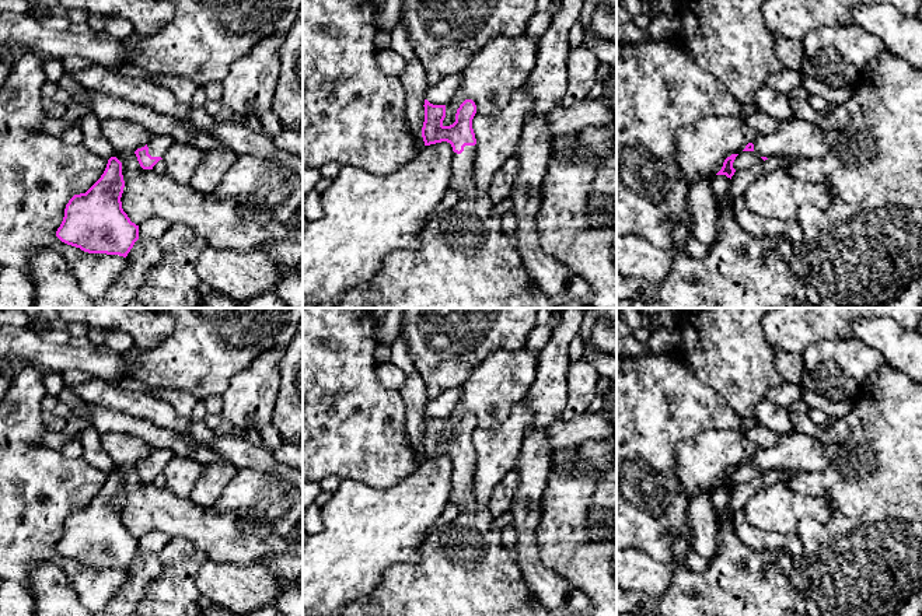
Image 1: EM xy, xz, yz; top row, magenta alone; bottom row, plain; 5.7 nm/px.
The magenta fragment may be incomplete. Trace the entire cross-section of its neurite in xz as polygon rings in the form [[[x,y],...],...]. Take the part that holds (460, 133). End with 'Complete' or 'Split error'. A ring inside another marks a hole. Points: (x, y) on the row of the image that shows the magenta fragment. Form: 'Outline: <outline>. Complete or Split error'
Outline: [[[425,99],[425,122],[422,137],[425,146],[447,141],[453,147],[453,175],[450,188],[460,193],[460,197],[474,199],[475,185],[475,155],[476,139],[472,129],[472,119],[476,105],[472,99],[465,99],[455,113],[455,122],[444,126],[446,105],[433,105]]]. Split error

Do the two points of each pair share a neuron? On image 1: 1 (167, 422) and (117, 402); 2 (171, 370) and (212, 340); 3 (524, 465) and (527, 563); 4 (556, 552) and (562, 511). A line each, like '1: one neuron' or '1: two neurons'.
1: one neuron
2: one neuron
3: one neuron
4: one neuron

